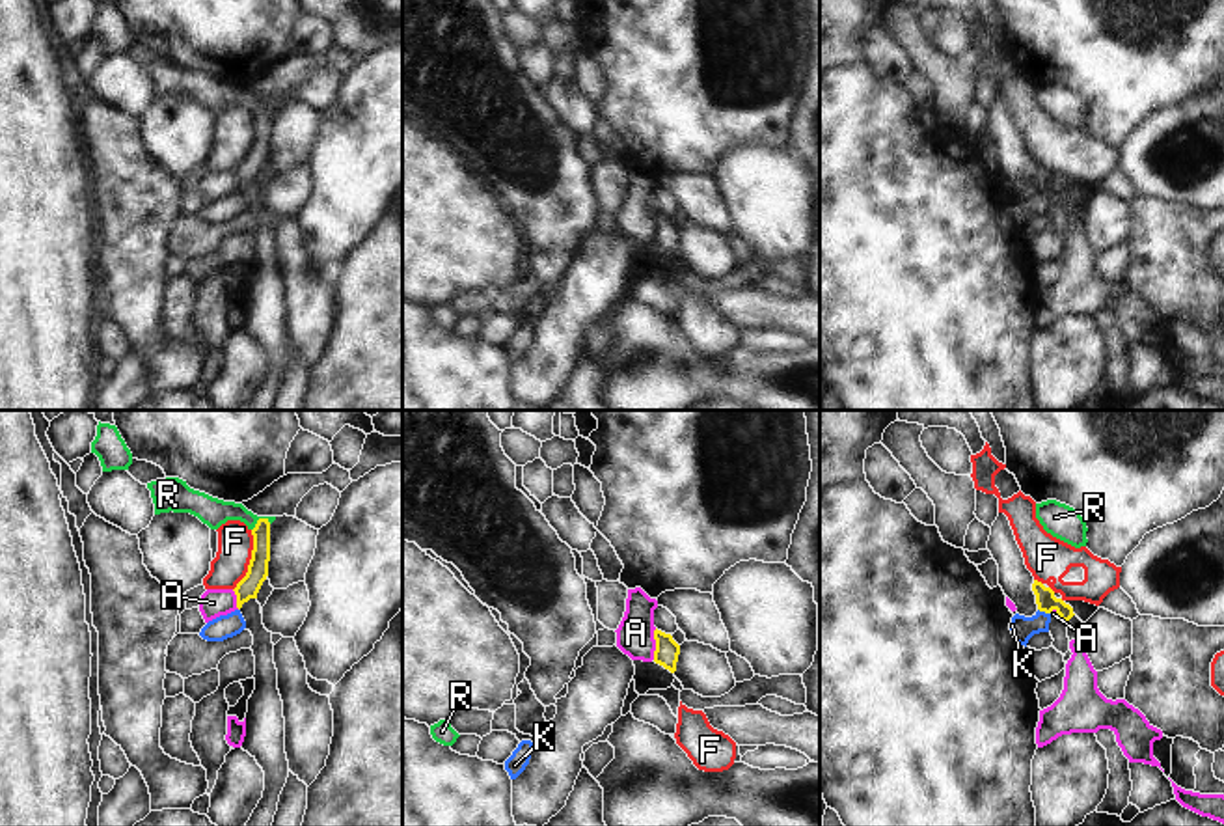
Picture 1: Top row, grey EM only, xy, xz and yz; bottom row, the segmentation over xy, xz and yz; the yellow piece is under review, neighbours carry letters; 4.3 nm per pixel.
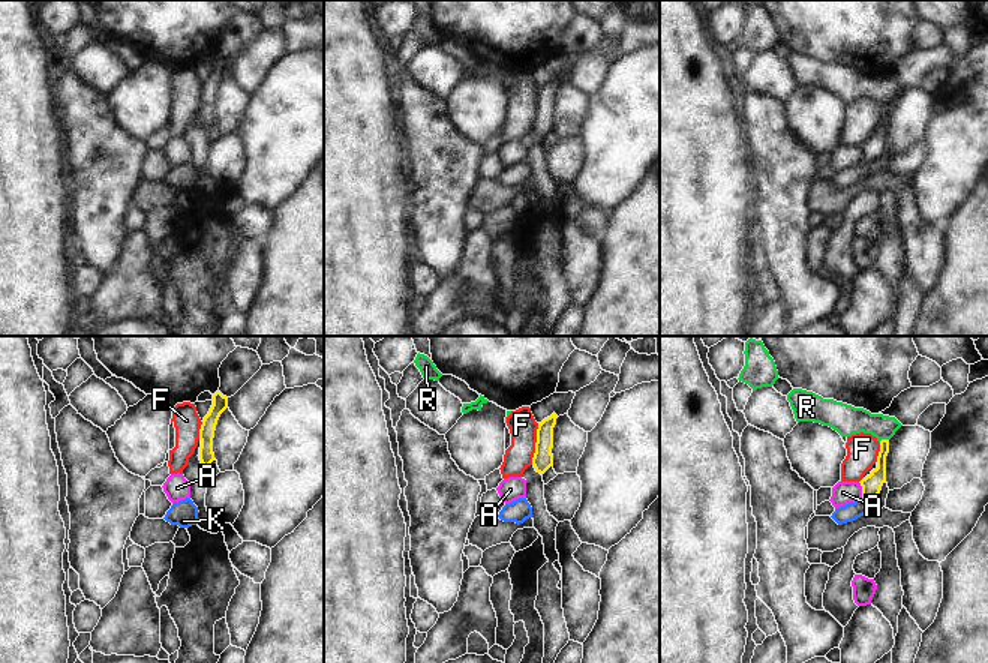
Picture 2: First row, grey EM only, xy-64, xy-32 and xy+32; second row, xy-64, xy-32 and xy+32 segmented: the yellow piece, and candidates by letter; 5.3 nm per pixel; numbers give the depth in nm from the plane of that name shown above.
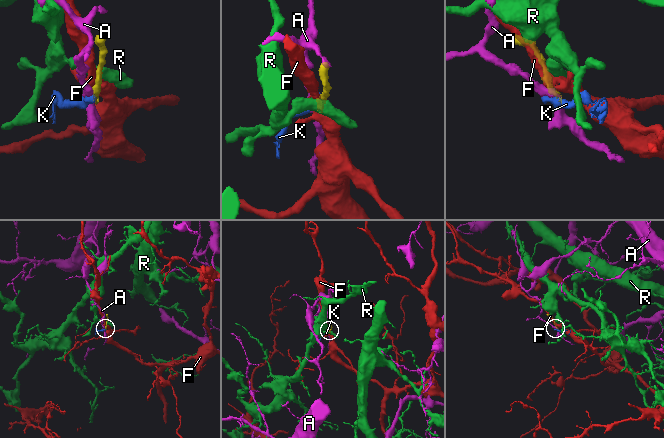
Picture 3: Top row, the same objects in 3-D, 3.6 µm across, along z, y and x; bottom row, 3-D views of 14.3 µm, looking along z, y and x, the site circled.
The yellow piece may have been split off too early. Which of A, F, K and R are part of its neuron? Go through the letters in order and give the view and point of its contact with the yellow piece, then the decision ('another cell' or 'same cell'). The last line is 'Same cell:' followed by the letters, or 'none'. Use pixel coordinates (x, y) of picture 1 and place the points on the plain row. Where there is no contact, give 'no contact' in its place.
A: contact xz (656, 226); another cell
F: contact xy (250, 142); another cell
K: contact yz (1044, 192); another cell
R: contact xy (258, 103); another cell
Same cell: none

